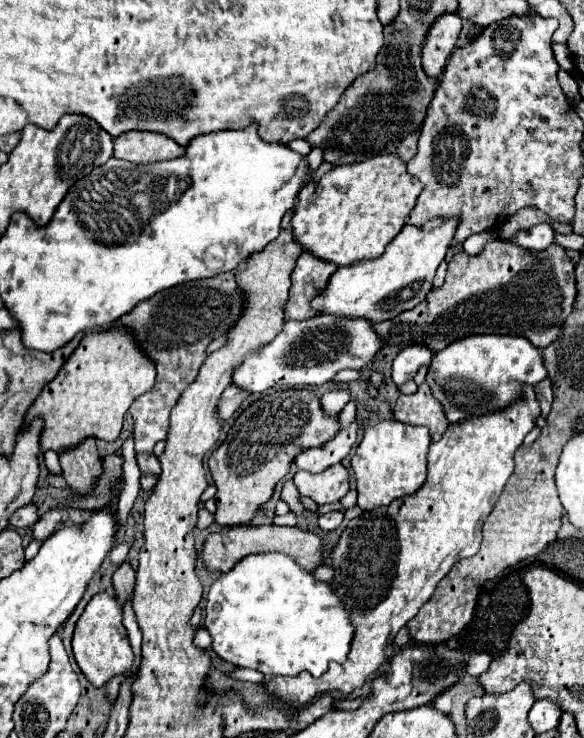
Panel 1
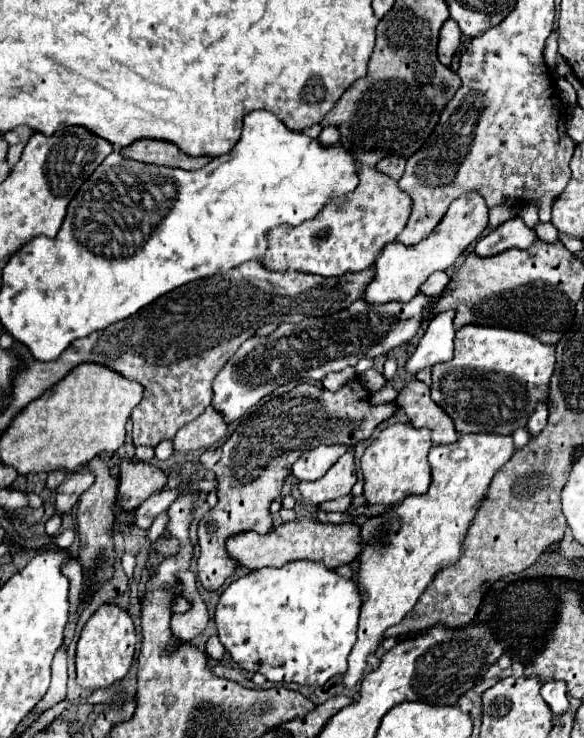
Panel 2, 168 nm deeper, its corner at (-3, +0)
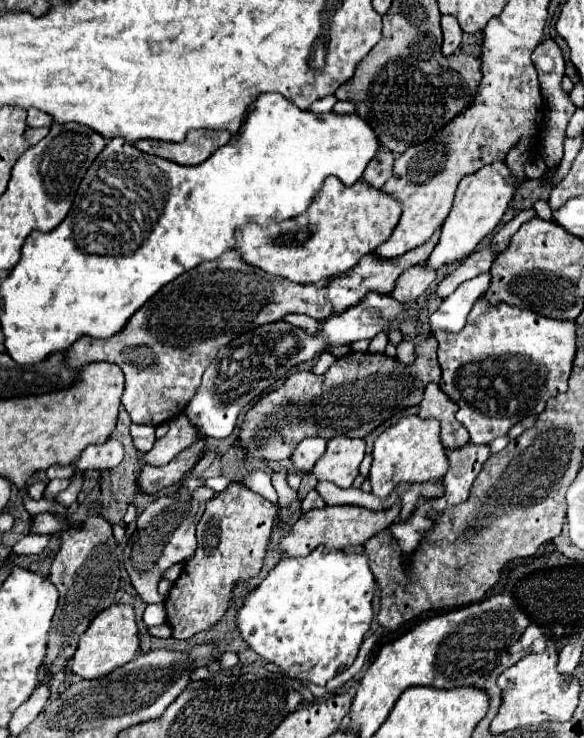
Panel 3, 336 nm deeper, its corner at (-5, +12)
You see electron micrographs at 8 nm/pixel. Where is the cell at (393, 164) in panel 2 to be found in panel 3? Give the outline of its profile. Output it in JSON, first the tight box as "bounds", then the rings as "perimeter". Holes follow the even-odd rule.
{"bounds":[363,150,395,188],"perimeter":[[[389,150],[379,152],[377,158],[371,160],[371,164],[367,166],[367,170],[363,174],[363,182],[371,184],[375,188],[381,188],[393,172],[393,160],[395,160],[393,152],[389,152]]]}

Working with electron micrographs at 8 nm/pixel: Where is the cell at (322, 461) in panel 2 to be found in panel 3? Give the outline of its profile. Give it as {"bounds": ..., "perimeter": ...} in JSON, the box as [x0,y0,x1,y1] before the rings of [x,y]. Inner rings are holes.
{"bounds":[291,438,327,472],"perimeter":[[[307,438],[307,440],[303,440],[297,448],[295,448],[295,452],[293,452],[293,456],[291,456],[291,460],[293,460],[293,466],[295,466],[295,470],[299,470],[299,472],[311,472],[313,470],[313,466],[315,466],[315,462],[323,456],[323,452],[325,452],[325,448],[327,448],[327,440],[323,440],[323,438]]]}

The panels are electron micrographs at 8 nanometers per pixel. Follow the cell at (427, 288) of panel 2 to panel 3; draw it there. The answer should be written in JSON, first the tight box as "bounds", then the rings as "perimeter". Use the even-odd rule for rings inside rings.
{"bounds":[391,266,437,302],"perimeter":[[[415,266],[415,268],[407,270],[397,280],[395,292],[391,296],[395,300],[399,300],[399,302],[413,302],[413,300],[417,300],[429,288],[431,282],[435,282],[435,278],[437,278],[435,270],[423,268],[423,266]]]}

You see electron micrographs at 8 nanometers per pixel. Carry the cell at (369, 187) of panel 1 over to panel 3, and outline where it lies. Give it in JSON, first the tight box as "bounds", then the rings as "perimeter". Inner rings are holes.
{"bounds":[235,176,401,284],"perimeter":[[[329,176],[319,196],[315,196],[311,206],[303,214],[285,222],[271,222],[269,226],[245,224],[243,228],[237,228],[235,248],[243,262],[261,268],[267,274],[281,276],[285,280],[291,280],[293,284],[315,284],[323,278],[333,278],[351,270],[365,254],[373,252],[379,244],[383,244],[391,236],[393,228],[399,222],[399,216],[401,216],[401,204],[391,196],[383,194],[381,190],[363,184],[363,180],[347,187],[337,177]]]}

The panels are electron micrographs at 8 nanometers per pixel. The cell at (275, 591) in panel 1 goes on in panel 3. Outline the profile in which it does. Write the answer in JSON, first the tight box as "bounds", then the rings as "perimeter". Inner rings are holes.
{"bounds":[237,546,375,686],"perimeter":[[[317,546],[305,558],[283,558],[269,576],[253,588],[237,616],[239,630],[245,642],[267,662],[277,664],[291,678],[301,682],[313,682],[325,686],[339,672],[347,670],[363,644],[363,636],[371,628],[373,620],[373,594],[375,576],[369,568],[369,560],[363,554],[345,554],[343,550],[329,550]]]}

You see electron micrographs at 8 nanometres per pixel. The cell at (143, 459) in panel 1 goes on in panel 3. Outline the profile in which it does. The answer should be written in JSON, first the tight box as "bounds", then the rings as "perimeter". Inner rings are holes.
{"bounds":[131,424,155,452],"perimeter":[[[131,424],[131,438],[137,452],[149,452],[155,442],[155,426],[149,424]]]}

